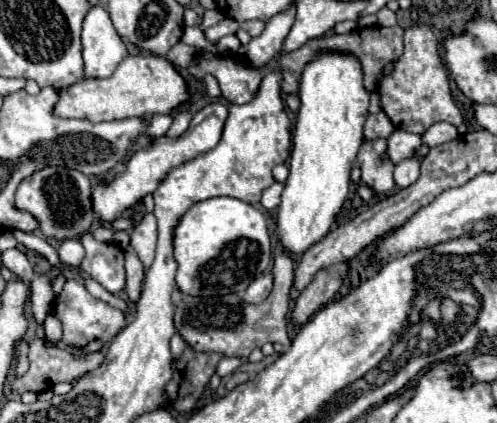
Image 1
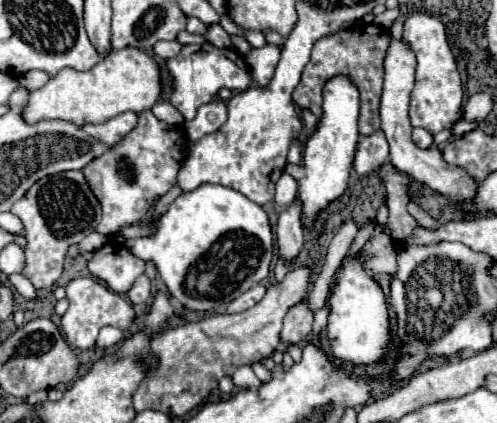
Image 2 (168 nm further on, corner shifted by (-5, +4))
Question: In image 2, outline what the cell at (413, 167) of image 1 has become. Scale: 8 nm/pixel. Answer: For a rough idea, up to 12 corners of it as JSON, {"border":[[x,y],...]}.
{"border":[[401,38],[385,54],[381,130],[389,162],[455,202],[479,182],[421,150],[409,124],[415,54]]}

